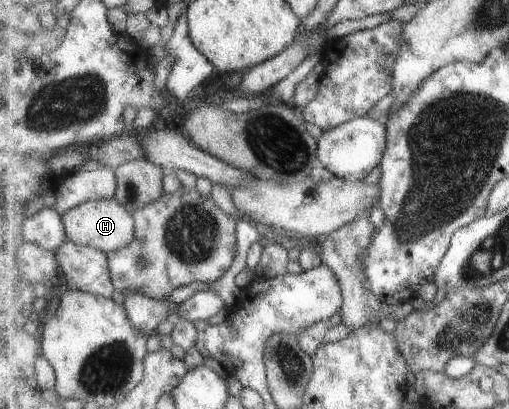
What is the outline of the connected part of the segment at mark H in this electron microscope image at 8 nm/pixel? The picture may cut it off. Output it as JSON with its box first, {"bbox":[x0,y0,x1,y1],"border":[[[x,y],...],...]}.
{"bbox":[61,199,135,254],"border":[[[92,199],[78,208],[61,215],[66,227],[66,237],[73,243],[100,249],[106,254],[126,247],[134,241],[135,218],[118,199]]]}

